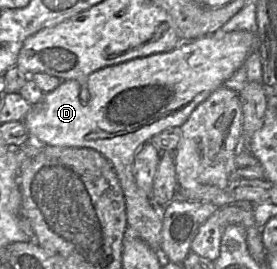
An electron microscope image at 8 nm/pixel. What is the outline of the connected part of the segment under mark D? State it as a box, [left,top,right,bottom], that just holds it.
[23,30,259,252]

